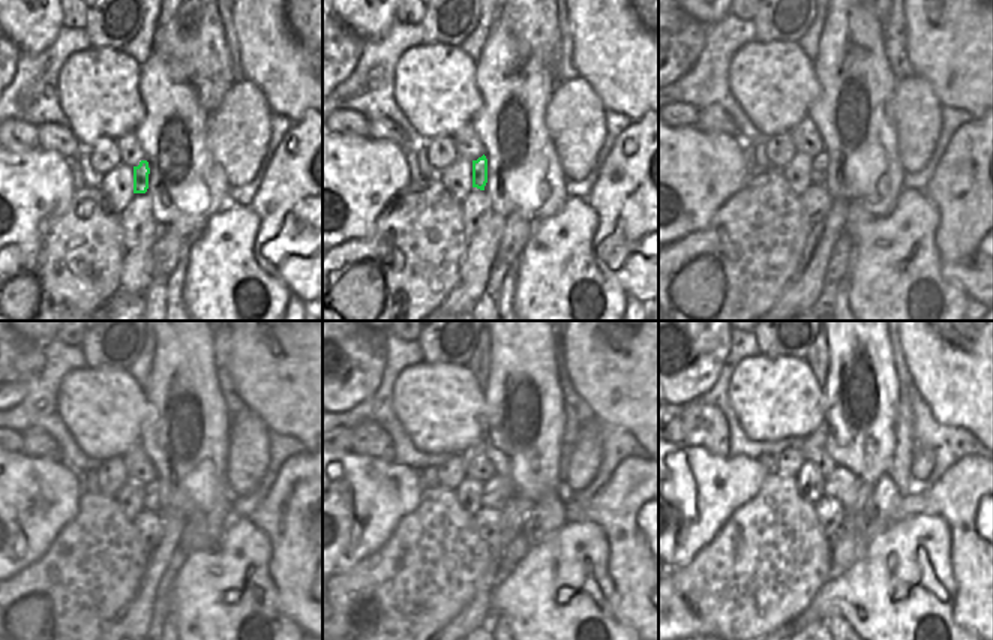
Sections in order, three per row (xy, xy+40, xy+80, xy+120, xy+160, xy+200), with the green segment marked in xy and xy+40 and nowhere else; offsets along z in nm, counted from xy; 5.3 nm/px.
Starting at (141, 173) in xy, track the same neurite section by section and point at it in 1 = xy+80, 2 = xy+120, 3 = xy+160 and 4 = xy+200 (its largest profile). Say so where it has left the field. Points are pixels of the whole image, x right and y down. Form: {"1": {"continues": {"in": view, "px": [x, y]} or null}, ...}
{"1": {"continues": {"in": "xy+80", "px": [818, 176]}}, "2": {"continues": {"in": "xy+120", "px": [155, 499]}}, "3": {"continues": {"in": "xy+160", "px": [498, 490]}}, "4": {"continues": {"in": "xy+200", "px": [842, 484]}}}

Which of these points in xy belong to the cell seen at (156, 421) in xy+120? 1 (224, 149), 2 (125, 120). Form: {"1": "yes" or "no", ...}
{"1": "no", "2": "no"}

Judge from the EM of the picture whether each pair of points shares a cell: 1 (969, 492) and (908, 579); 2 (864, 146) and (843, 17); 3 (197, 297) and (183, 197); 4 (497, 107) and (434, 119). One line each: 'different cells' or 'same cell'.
1: different cells
2: same cell
3: different cells
4: different cells

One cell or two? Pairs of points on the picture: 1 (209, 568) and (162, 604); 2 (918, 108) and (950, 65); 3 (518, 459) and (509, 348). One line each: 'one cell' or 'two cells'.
1: two cells
2: two cells
3: one cell

